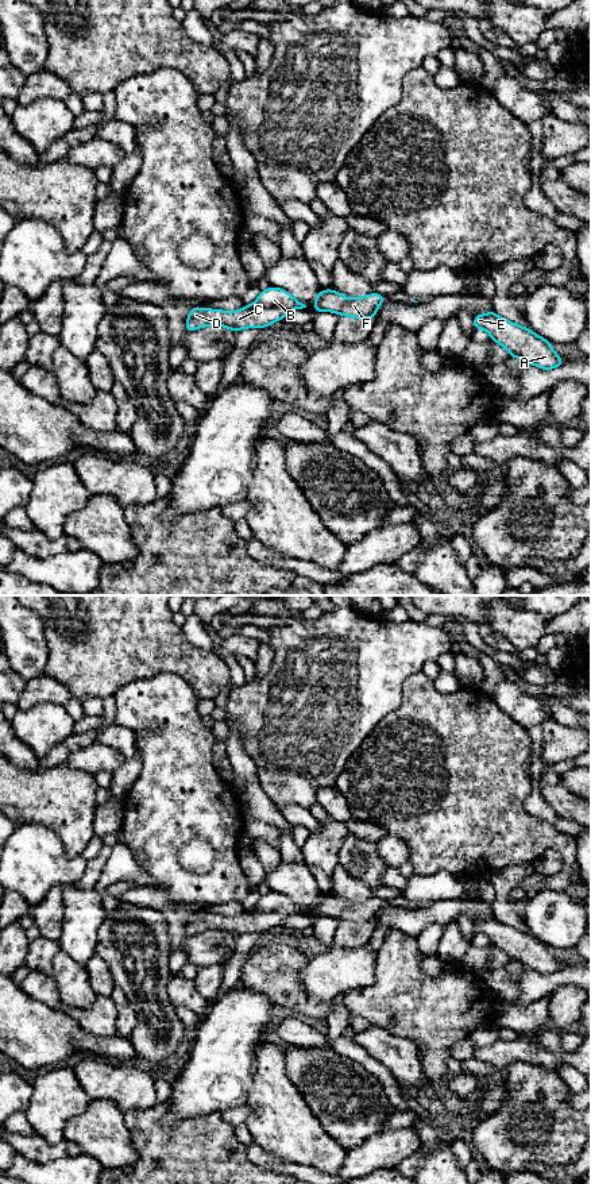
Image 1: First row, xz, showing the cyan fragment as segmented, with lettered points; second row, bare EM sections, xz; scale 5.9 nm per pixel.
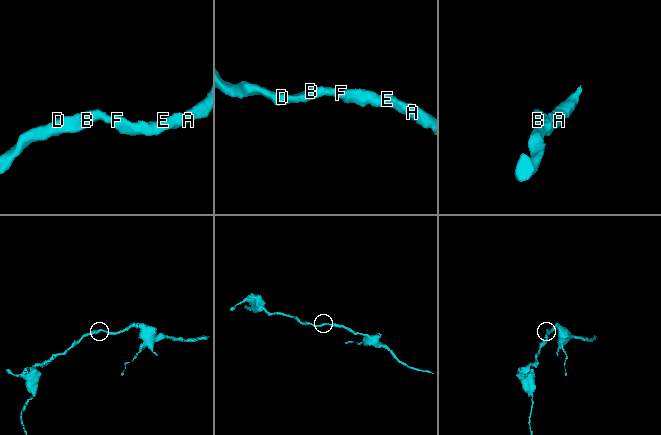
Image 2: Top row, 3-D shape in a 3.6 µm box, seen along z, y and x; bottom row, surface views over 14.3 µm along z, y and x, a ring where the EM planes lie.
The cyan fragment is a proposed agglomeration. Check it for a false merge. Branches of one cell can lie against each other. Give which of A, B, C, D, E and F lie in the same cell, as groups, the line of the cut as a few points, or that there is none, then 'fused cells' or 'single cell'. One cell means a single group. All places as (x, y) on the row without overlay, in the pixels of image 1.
A B C D E F | no cut | single cell

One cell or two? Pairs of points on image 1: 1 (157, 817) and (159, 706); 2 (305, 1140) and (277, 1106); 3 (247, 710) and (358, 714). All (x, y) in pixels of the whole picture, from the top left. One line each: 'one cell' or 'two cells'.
1: one cell
2: one cell
3: one cell

